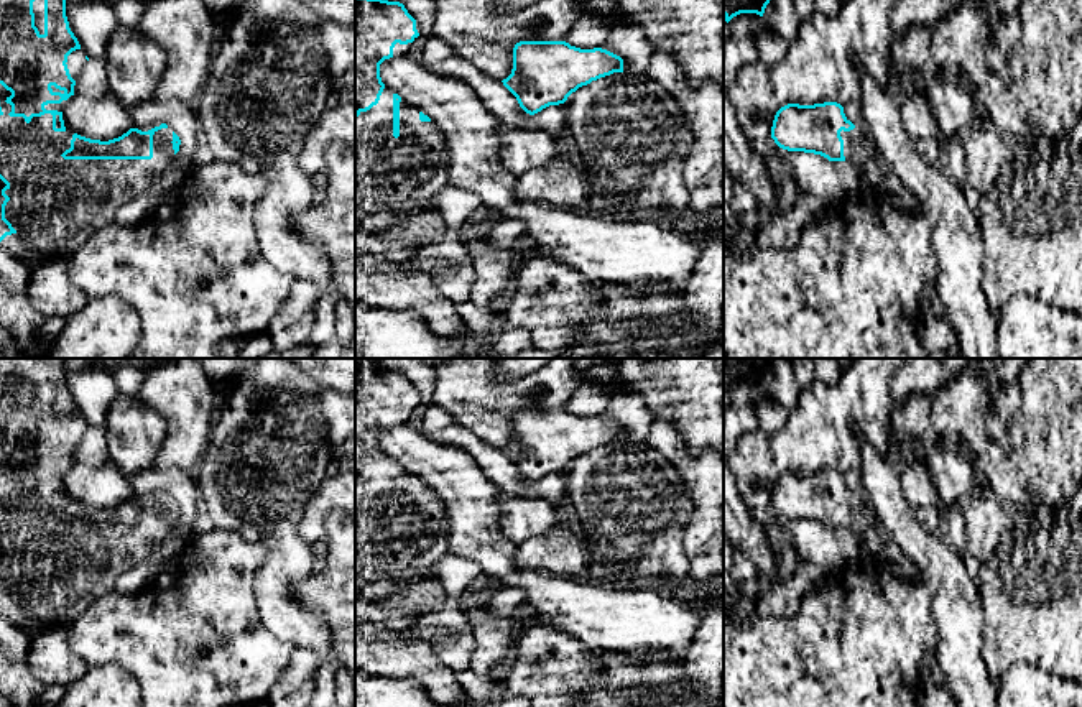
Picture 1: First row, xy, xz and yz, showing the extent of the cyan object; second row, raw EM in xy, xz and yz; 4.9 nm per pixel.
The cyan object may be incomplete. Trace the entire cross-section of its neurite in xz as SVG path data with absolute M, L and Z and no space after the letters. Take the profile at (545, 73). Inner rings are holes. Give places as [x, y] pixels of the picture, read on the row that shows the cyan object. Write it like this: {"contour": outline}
{"contour": "M520 41L513 48L511 74L502 82L520 107L534 115L613 72L623 72L623 59L607 49L580 49L566 41Z"}

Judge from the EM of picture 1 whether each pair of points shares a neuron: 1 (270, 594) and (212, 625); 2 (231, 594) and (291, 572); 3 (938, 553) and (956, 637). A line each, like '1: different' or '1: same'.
1: different
2: different
3: same

